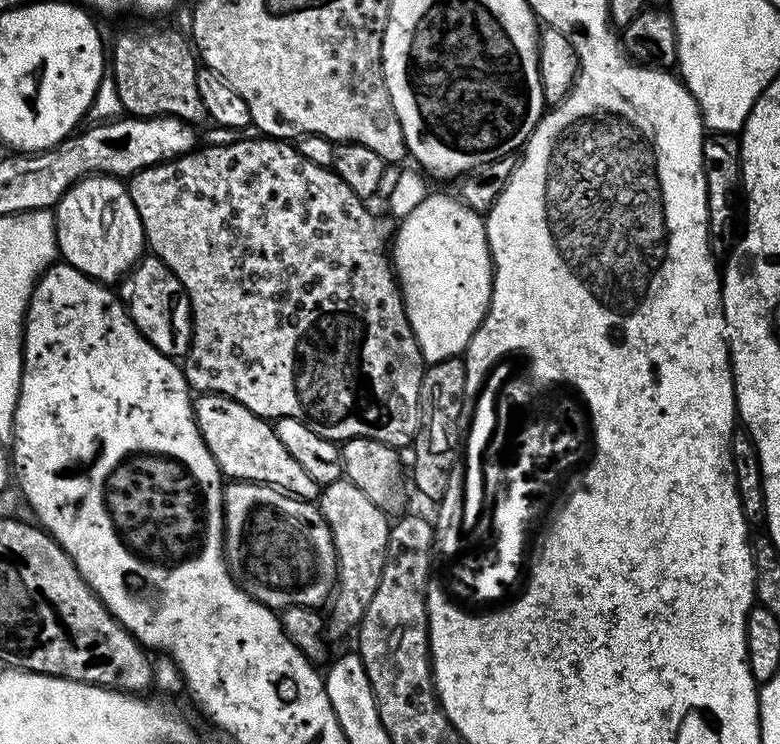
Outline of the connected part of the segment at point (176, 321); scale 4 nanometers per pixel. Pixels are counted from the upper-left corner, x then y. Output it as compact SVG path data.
M148 254L137 263L136 267L127 276L119 281L119 284L118 295L123 300L124 309L128 312L128 316L134 322L136 329L163 356L171 356L173 358L187 356L188 348L192 345L192 307L188 301L186 290L182 286L182 282L178 282L174 270L170 270L170 266L163 264L158 257Z

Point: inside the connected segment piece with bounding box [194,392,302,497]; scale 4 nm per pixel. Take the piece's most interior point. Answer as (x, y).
(245, 446)

